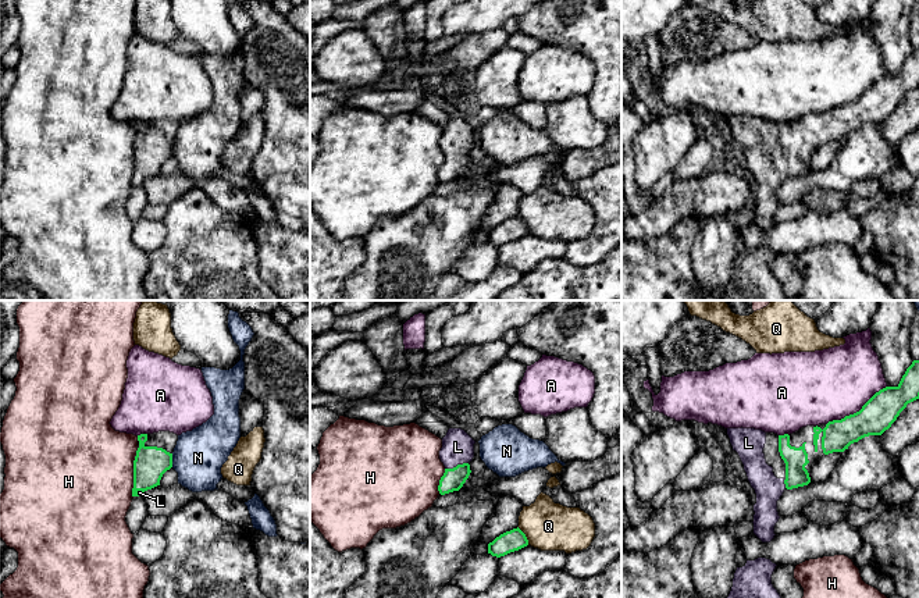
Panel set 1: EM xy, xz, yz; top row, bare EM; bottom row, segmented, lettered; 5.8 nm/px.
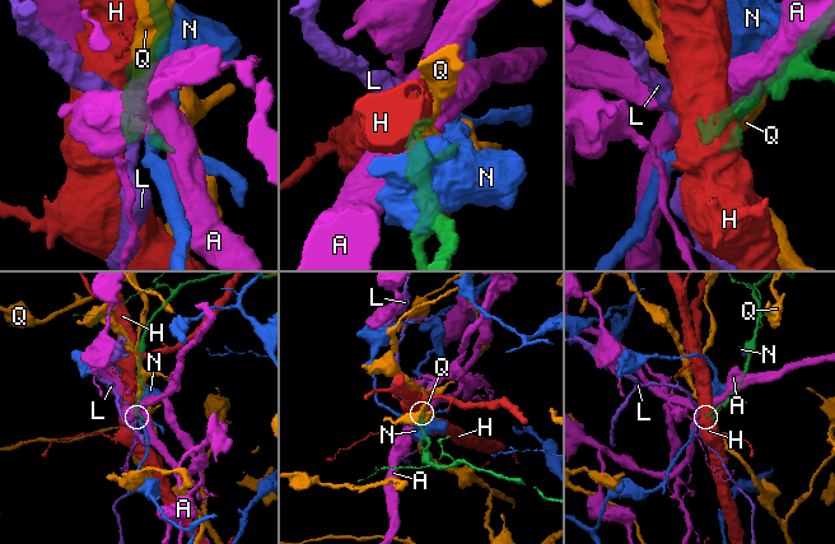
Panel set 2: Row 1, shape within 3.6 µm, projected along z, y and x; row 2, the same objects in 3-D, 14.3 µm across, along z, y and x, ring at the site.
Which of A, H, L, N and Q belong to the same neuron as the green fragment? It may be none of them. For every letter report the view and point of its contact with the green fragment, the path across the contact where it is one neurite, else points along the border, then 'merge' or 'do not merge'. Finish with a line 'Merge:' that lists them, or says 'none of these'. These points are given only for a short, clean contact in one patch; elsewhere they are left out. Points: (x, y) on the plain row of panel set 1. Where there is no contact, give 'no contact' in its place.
A: contact yz (857, 100); do not merge
H: contact xy (134, 162); border xy (138, 136), (134, 145), (132, 185); do not merge
L: contact xz (458, 153); way xz (453, 167), (458, 153), (458, 135); merge
N: contact xy (171, 149); border xy (171, 142), (173, 155); do not merge
Q: contact xz (524, 224); do not merge
Merge: L

